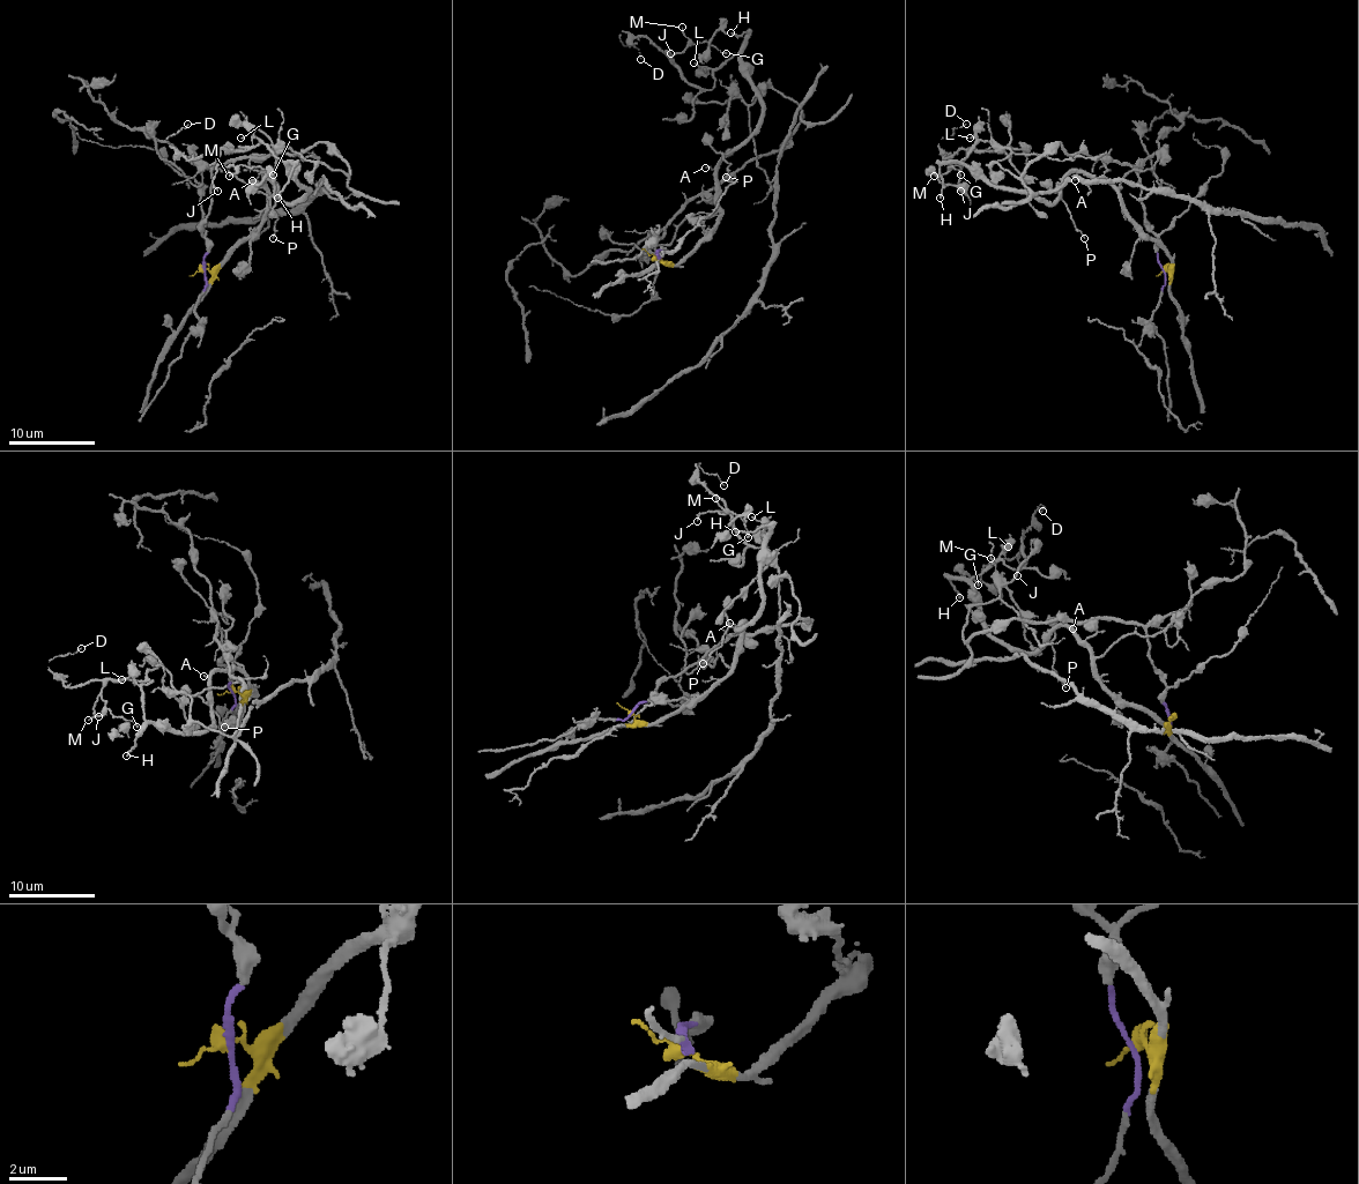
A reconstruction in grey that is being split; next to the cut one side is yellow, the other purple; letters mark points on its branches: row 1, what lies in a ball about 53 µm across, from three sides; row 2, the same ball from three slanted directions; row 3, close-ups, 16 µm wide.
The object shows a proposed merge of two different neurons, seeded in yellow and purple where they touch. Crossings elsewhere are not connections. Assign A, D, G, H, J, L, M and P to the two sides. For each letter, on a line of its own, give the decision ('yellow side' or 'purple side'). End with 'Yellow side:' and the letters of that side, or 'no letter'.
A: yellow side
D: yellow side
G: yellow side
H: yellow side
J: yellow side
L: yellow side
M: yellow side
P: yellow side
Yellow side: A, D, G, H, J, L, M, P

